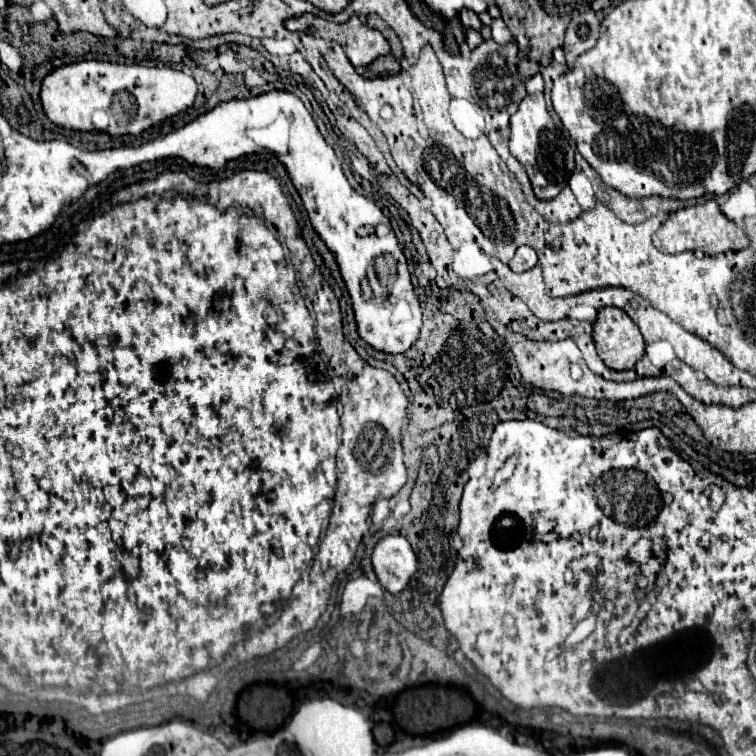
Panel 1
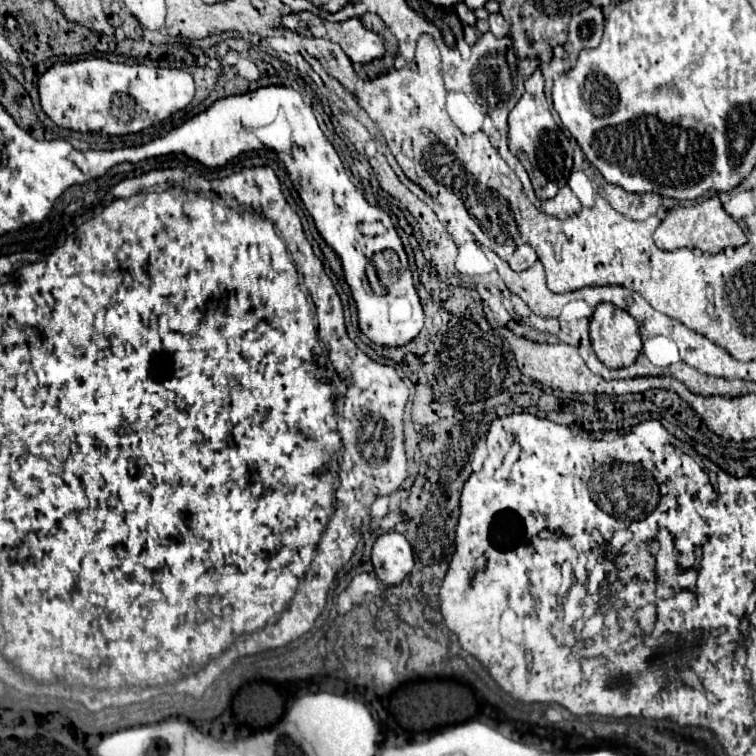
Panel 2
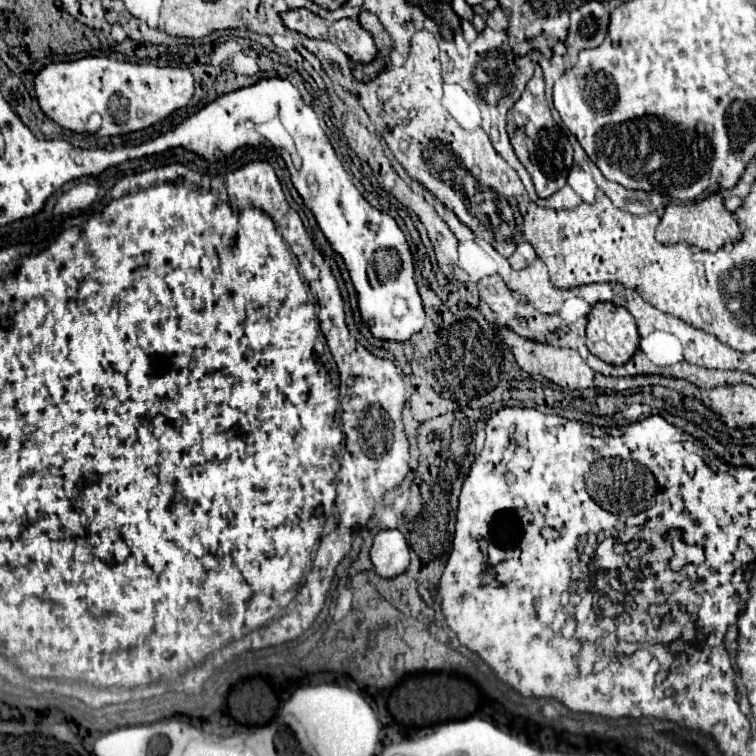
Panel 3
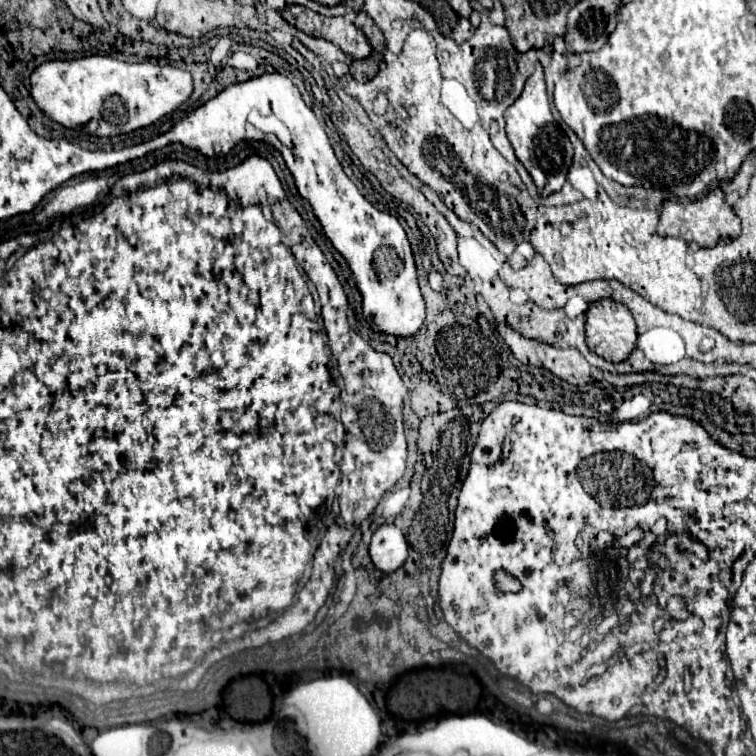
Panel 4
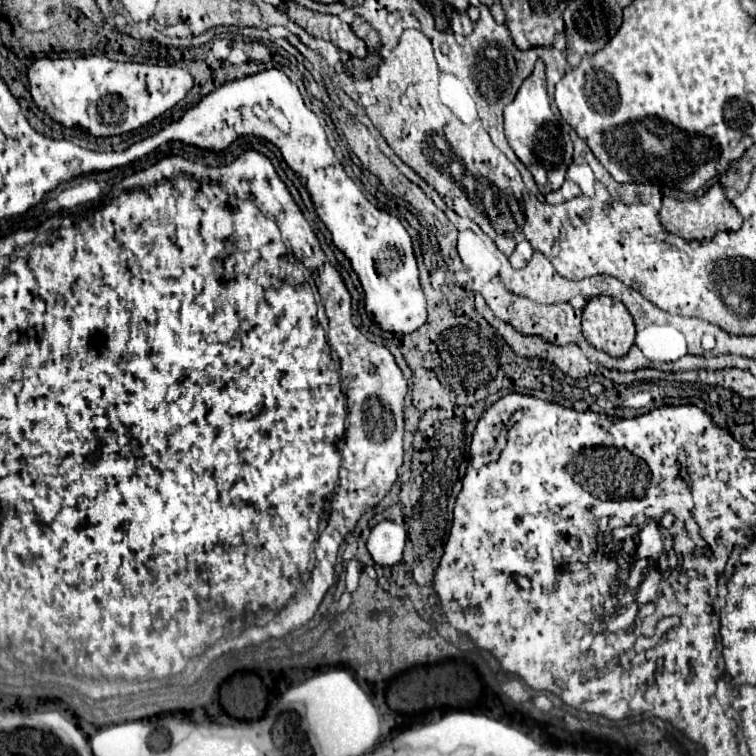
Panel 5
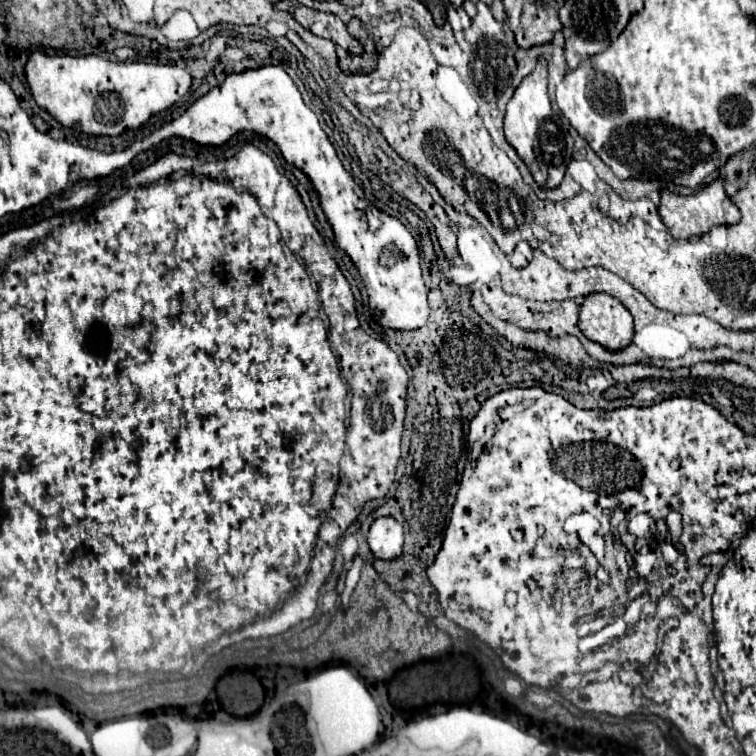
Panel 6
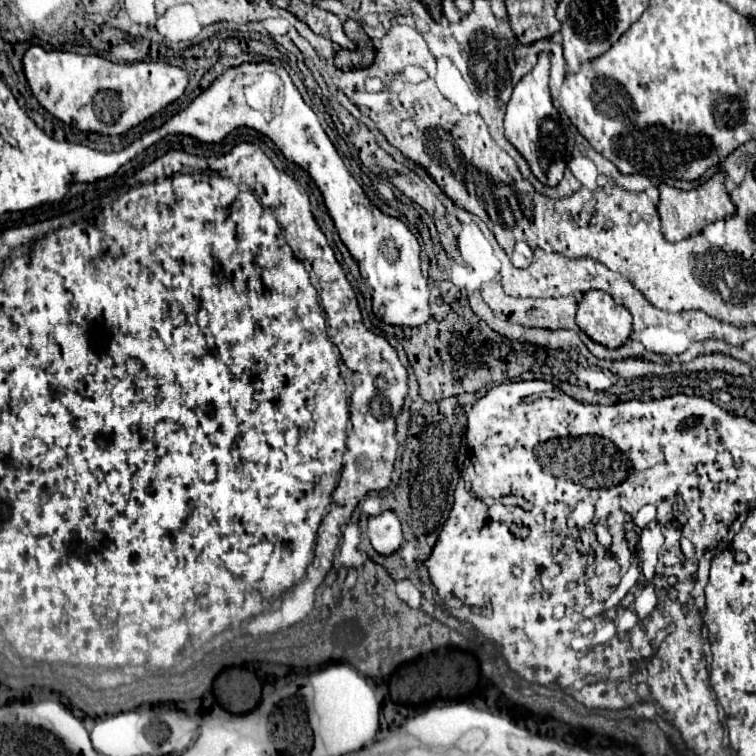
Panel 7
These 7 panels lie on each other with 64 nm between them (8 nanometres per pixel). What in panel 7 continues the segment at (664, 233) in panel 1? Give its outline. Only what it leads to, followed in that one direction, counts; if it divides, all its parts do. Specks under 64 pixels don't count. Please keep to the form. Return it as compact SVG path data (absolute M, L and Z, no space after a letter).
M718 172L716 176L712 176L712 180L704 182L700 188L694 188L690 192L682 192L676 188L670 188L666 184L660 184L660 202L658 202L658 214L660 214L660 222L662 222L662 232L666 236L666 240L670 242L678 242L684 240L696 232L702 232L708 224L728 218L736 212L736 206L732 204L726 188L724 188L724 172Z

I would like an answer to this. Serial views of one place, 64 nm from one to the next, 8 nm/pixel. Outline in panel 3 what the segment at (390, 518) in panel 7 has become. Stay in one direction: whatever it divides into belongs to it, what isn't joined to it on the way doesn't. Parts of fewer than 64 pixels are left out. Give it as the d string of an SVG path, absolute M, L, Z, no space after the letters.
M382 530L376 534L370 558L382 578L396 578L410 566L410 546L400 530Z

